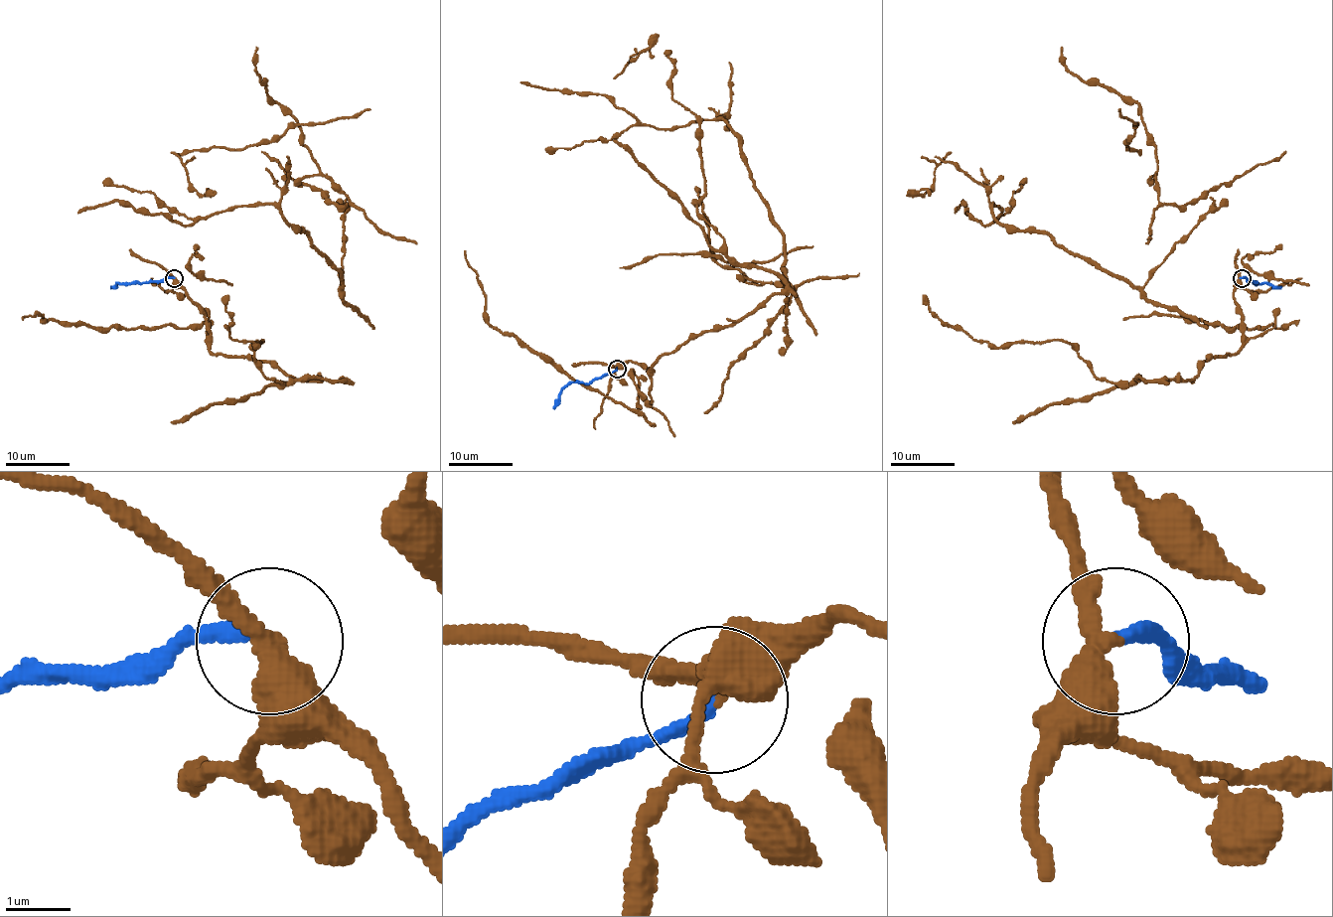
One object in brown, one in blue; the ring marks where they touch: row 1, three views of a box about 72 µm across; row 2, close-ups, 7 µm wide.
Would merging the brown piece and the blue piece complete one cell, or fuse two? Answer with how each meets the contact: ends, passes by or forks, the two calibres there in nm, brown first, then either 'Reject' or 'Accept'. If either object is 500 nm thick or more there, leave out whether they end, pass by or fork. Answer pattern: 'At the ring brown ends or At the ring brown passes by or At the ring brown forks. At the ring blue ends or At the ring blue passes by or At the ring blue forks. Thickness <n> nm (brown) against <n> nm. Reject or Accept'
At the ring brown passes by. At the ring blue ends. Thickness 360 nm (brown) against 240 nm. Reject

